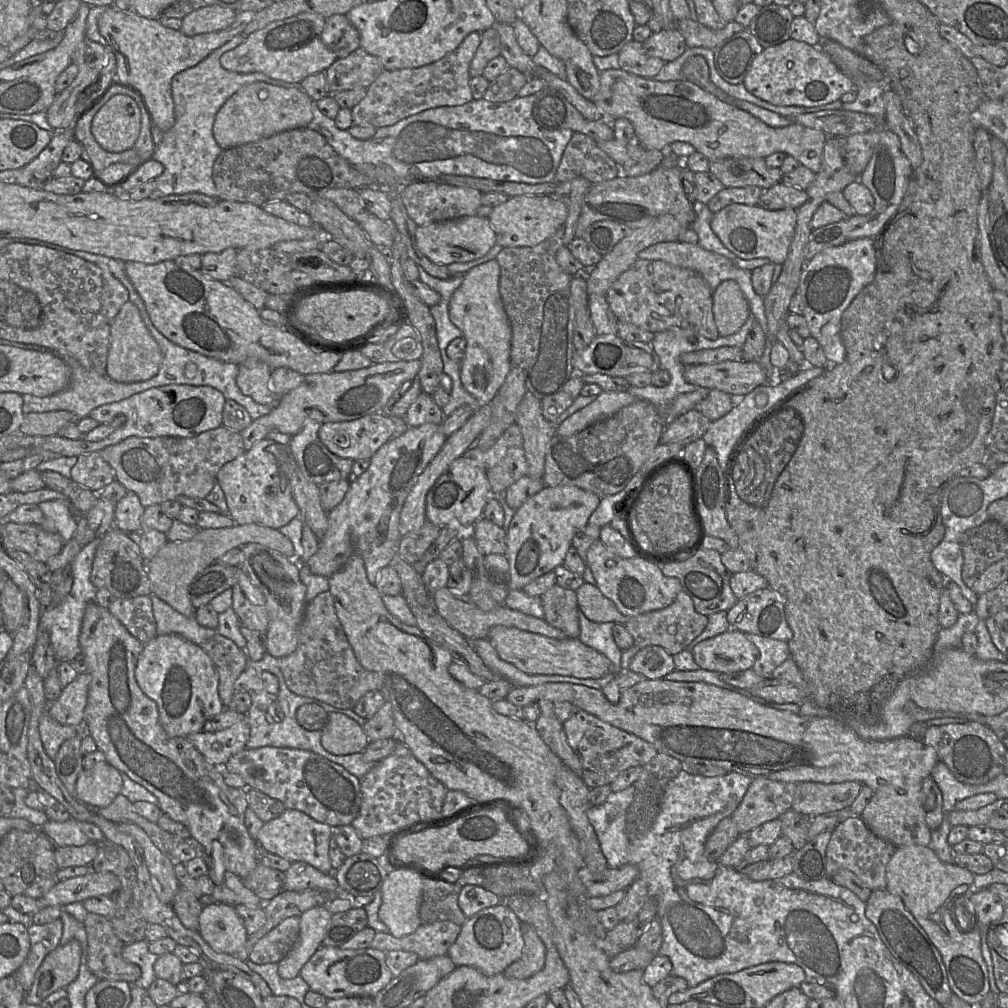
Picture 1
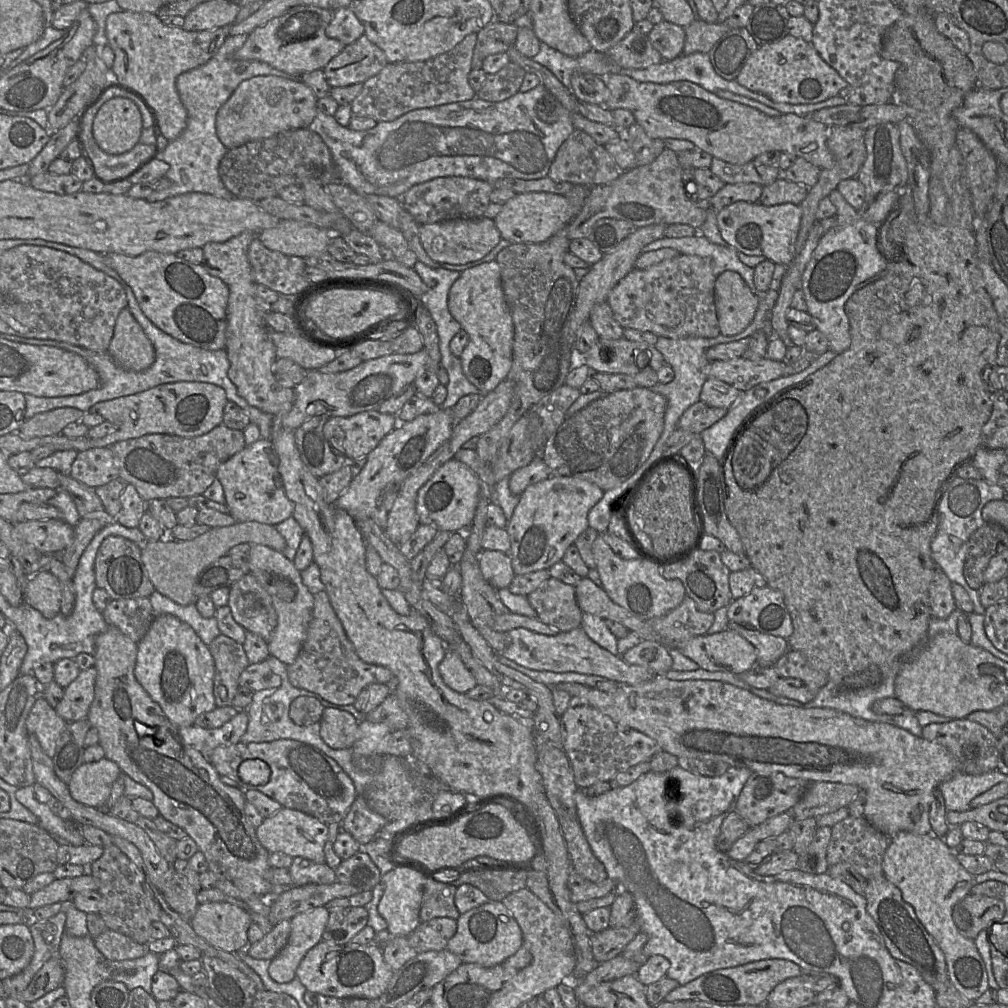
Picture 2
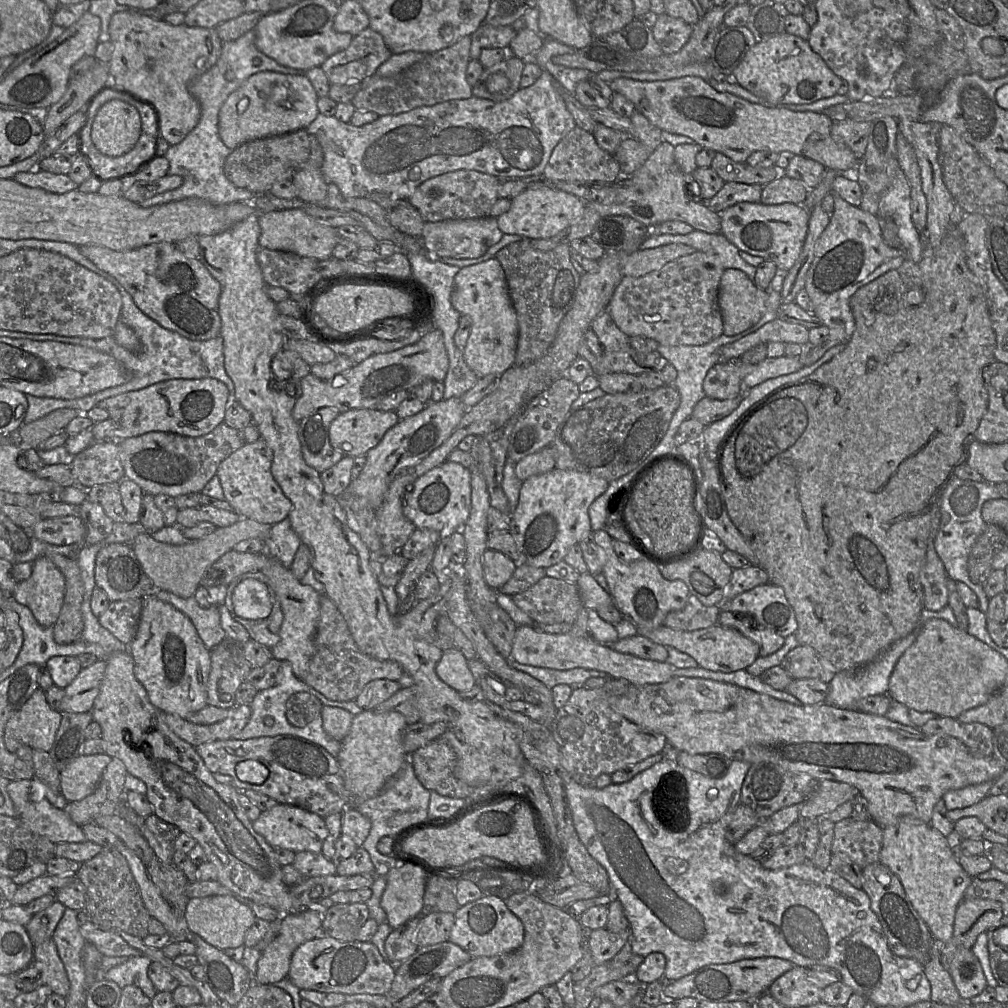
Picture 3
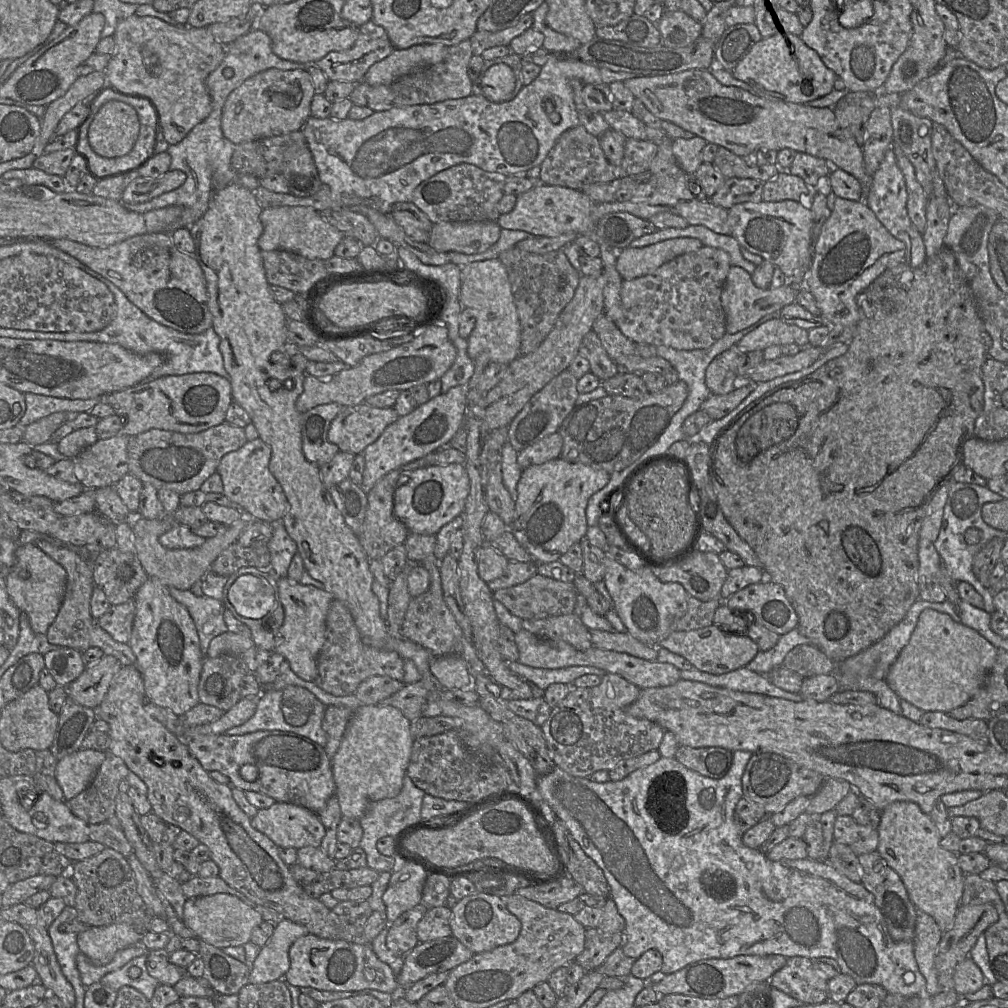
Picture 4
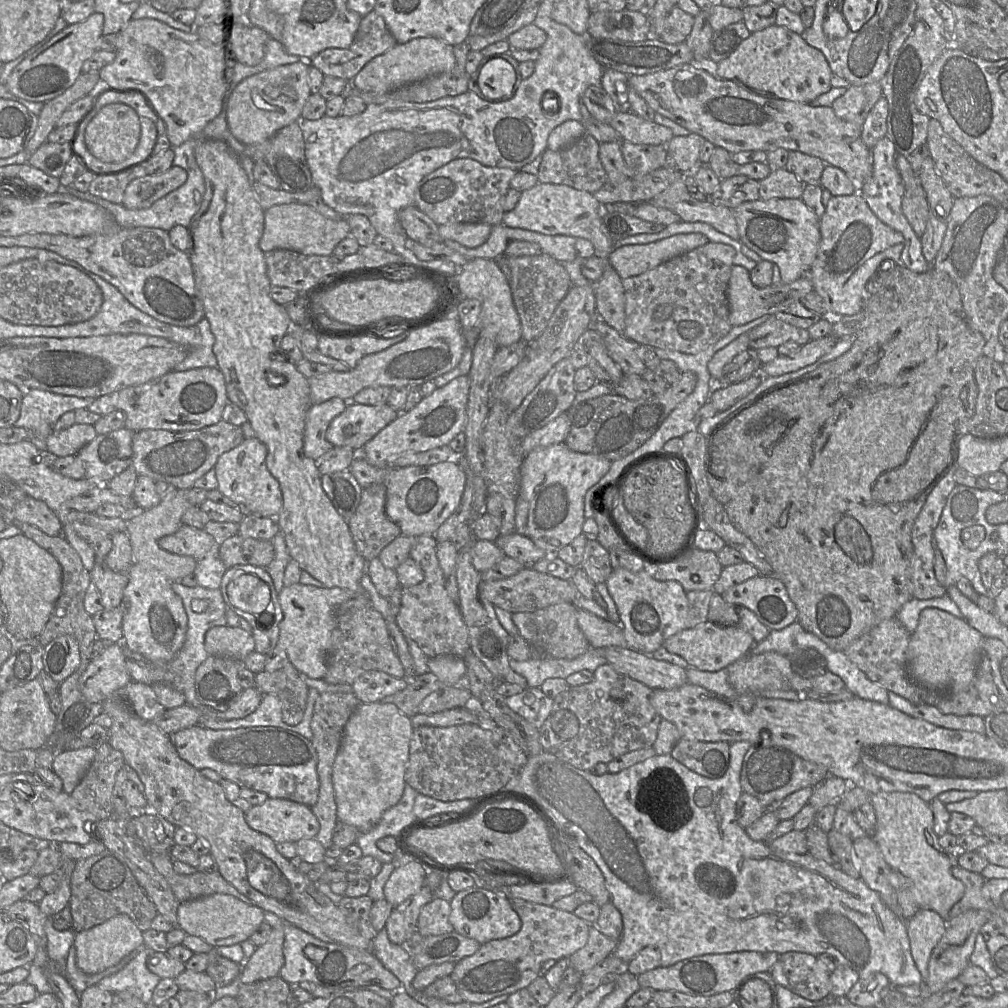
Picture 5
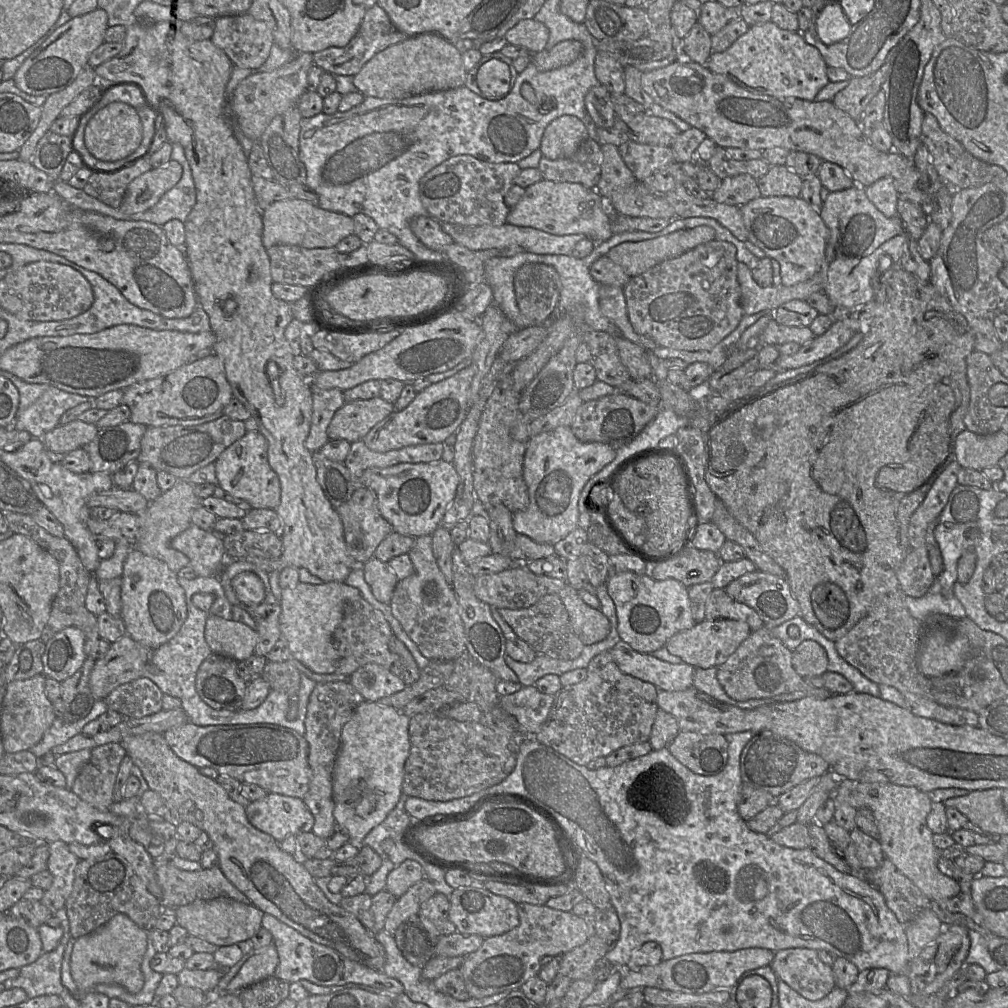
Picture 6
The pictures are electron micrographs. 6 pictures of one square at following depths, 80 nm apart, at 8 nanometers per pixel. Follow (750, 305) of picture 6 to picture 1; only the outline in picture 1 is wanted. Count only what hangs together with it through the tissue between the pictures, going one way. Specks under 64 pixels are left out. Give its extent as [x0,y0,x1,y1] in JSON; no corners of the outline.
[713,280,749,336]

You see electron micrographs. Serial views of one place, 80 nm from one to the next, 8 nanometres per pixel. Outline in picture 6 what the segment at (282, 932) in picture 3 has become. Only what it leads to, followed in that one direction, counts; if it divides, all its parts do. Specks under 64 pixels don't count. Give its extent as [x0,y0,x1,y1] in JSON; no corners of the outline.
[225,943,279,993]

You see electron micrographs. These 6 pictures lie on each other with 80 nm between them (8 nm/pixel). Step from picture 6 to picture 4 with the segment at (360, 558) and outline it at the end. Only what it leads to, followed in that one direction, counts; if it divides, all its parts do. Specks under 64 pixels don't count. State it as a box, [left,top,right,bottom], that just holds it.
[357,457,428,560]

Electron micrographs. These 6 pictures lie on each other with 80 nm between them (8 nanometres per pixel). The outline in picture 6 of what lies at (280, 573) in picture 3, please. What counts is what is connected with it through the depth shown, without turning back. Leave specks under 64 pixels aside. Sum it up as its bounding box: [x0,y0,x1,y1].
[279,582,362,674]

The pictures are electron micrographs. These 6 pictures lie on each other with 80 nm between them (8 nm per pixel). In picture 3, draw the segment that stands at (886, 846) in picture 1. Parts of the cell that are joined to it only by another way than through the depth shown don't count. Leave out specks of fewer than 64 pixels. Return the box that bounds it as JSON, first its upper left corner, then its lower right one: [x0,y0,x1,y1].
[831,816,883,868]

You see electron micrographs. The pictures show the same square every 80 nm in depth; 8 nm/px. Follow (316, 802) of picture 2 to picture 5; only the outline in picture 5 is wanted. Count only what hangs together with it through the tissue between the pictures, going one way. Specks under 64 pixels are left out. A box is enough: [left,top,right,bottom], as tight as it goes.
[170,724,319,806]

